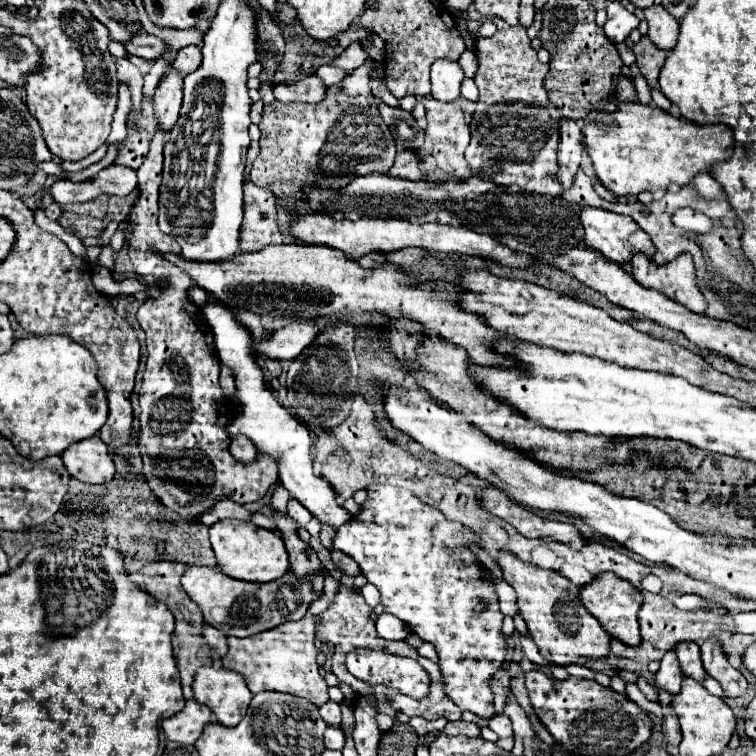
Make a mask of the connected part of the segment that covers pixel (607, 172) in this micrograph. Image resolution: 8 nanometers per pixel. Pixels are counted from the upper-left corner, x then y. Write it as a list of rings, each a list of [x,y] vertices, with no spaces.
[[[602,101],[596,109],[592,109],[590,113],[588,113],[588,117],[586,117],[586,121],[588,121],[588,125],[584,127],[584,143],[586,143],[586,151],[588,151],[588,155],[590,155],[590,159],[592,159],[592,165],[594,165],[594,169],[596,169],[596,177],[602,181],[602,185],[606,187],[606,189],[610,189],[614,195],[638,195],[638,193],[642,193],[642,191],[650,191],[650,193],[654,193],[654,191],[662,191],[662,189],[668,189],[668,187],[672,187],[672,185],[676,185],[676,187],[686,187],[698,173],[710,173],[712,171],[712,167],[714,167],[714,163],[720,163],[720,161],[726,161],[726,159],[730,159],[730,155],[734,153],[734,133],[730,131],[730,127],[726,127],[726,125],[696,125],[696,123],[690,123],[688,119],[684,119],[684,117],[674,117],[674,115],[670,115],[670,113],[666,113],[666,111],[662,111],[662,109],[658,109],[658,107],[652,107],[652,105],[642,105],[642,103],[622,103],[622,101]]]

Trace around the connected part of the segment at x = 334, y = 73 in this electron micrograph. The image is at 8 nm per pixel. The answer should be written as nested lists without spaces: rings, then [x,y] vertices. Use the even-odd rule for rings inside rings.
[[[322,65],[322,67],[318,69],[318,73],[316,73],[316,77],[320,77],[322,83],[326,83],[328,87],[340,83],[346,75],[348,75],[348,71],[342,71],[342,69],[332,67],[332,65]]]

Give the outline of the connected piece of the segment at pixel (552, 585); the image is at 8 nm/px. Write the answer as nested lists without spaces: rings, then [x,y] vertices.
[[[508,551],[498,553],[498,565],[504,579],[514,587],[518,597],[518,609],[528,625],[528,633],[538,645],[540,653],[556,665],[576,663],[578,657],[604,657],[608,655],[610,635],[606,629],[586,611],[580,601],[580,587],[558,571],[548,571],[520,561]]]

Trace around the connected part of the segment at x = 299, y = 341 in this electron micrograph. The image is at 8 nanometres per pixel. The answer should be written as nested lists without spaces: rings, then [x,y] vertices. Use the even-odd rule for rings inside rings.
[[[298,321],[298,323],[290,323],[278,331],[272,333],[270,339],[262,341],[256,345],[256,353],[258,355],[266,355],[270,359],[296,359],[306,347],[310,347],[310,343],[314,343],[314,335],[318,335],[318,331],[322,331],[324,325],[318,323],[306,323],[306,321]]]

